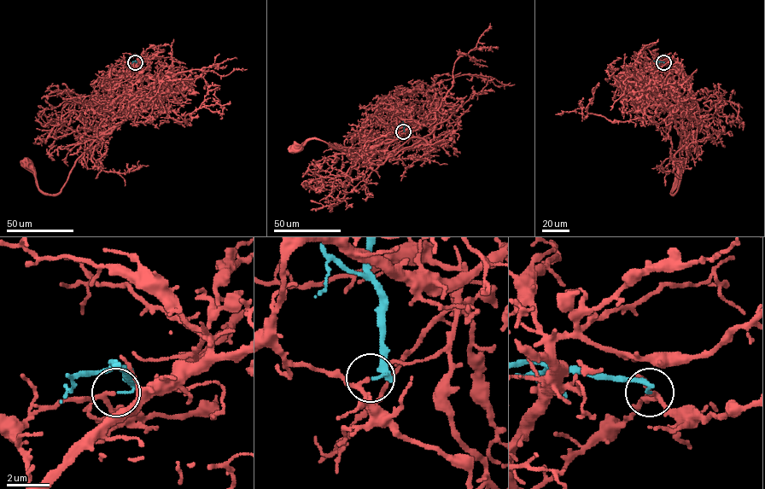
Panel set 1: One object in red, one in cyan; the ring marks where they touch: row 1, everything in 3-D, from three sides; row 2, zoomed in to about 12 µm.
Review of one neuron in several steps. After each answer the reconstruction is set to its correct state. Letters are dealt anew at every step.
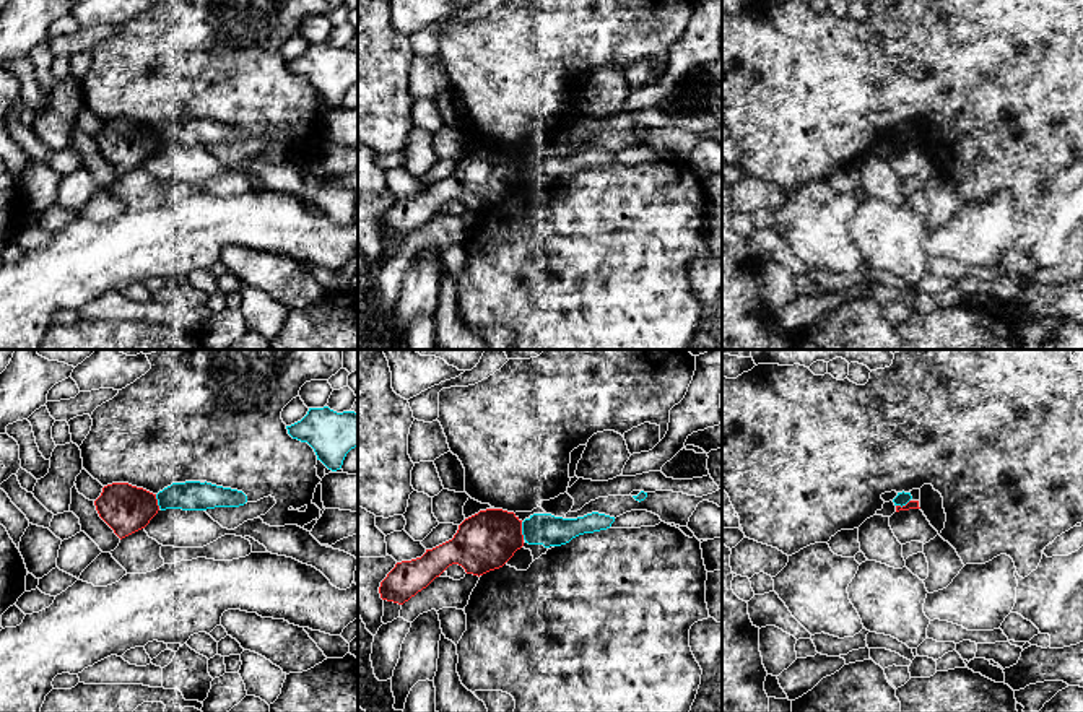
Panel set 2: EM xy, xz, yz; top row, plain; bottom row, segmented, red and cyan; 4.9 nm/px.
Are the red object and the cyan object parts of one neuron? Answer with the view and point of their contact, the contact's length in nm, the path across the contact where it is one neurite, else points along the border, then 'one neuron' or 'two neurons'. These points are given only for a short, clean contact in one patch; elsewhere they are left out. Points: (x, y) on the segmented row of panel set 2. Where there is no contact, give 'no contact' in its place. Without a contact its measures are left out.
meets red in xz at (521, 530); contact 90 nm long; two neurons

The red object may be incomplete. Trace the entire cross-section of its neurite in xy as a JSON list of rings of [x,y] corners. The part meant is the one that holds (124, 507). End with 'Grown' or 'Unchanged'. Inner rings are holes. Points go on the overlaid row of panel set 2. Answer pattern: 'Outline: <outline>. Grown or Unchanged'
Outline: [[[128,483],[104,486],[94,506],[120,540],[145,528],[159,510],[156,494]]]. Unchanged

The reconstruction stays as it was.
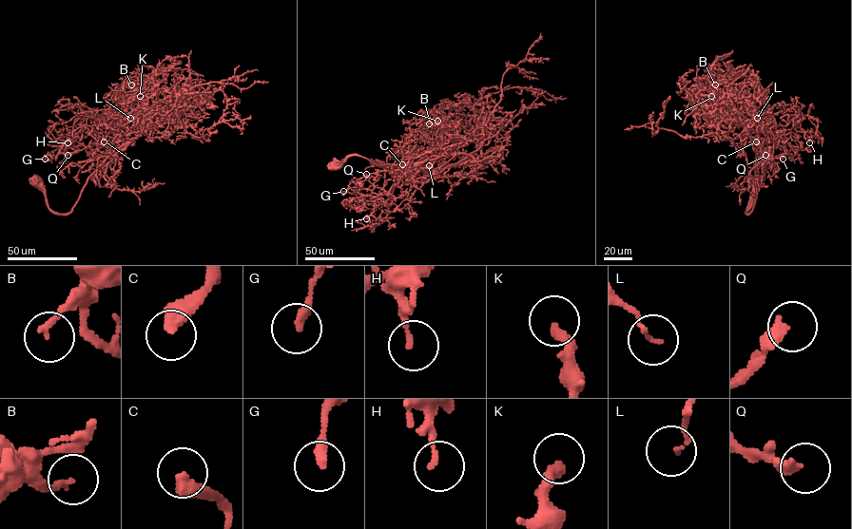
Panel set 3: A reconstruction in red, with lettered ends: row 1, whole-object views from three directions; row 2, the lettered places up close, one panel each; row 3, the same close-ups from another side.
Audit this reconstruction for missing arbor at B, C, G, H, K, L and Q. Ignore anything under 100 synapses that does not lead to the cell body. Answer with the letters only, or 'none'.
C

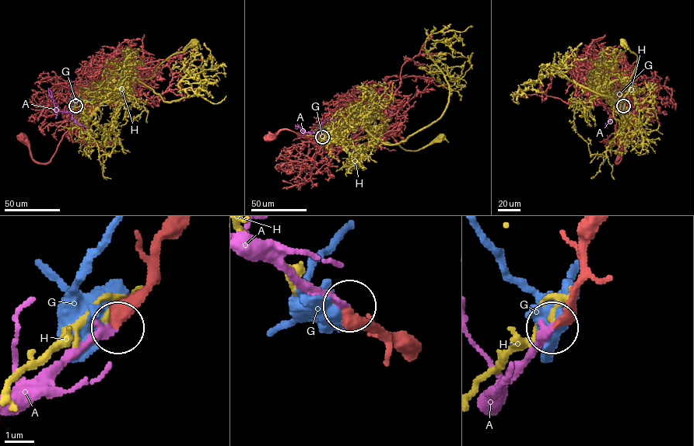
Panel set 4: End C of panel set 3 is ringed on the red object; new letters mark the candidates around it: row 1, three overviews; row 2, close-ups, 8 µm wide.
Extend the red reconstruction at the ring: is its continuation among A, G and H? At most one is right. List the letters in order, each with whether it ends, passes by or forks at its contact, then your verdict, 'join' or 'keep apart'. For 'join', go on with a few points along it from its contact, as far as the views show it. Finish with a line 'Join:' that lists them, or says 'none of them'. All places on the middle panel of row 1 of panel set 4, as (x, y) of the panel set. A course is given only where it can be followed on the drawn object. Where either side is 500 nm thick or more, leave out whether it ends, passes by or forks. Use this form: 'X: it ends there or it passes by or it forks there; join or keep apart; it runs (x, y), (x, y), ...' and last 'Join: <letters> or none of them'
A: it ends there; join; it runs (322, 137), (317, 133), (305, 132), (299, 127), (295, 127), (295, 128)
G: keep apart
H: keep apart
Join: A

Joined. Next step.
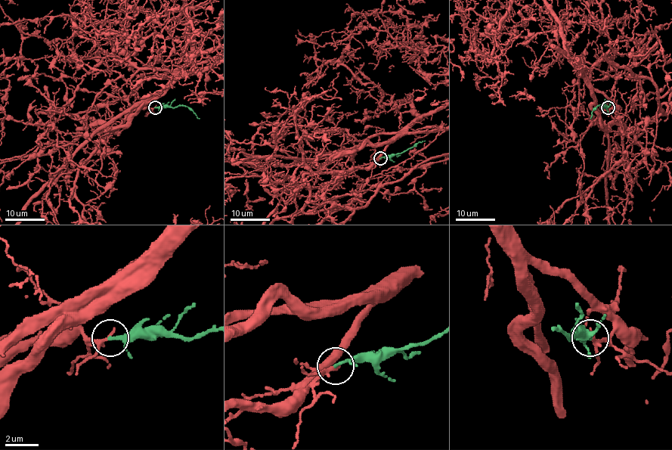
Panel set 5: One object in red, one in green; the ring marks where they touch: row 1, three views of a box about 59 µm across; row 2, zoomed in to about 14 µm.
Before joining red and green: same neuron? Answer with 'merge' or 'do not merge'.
merge

